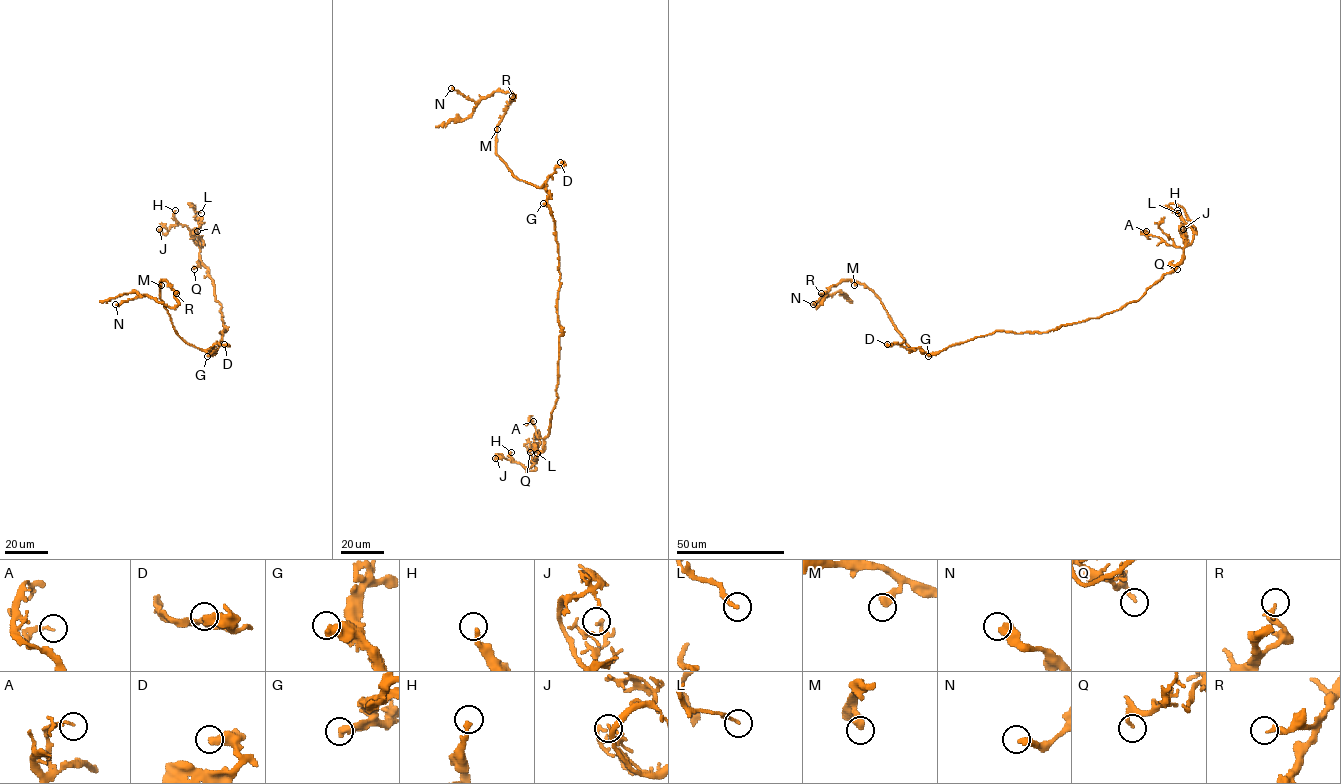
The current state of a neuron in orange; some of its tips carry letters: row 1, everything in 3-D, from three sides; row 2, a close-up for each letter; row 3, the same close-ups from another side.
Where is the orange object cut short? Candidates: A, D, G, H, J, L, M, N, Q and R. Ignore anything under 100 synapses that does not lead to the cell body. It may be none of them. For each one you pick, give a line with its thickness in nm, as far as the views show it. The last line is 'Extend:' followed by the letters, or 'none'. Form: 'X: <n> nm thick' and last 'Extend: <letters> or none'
Extend: none

